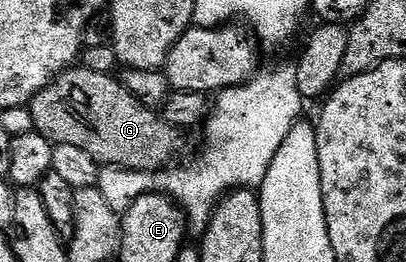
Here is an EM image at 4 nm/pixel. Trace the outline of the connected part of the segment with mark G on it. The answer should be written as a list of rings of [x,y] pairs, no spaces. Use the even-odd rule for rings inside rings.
[[[82,66],[71,67],[55,77],[35,99],[29,101],[27,107],[34,129],[43,134],[43,138],[54,145],[70,145],[85,150],[98,166],[126,168],[128,172],[159,172],[172,165],[176,161],[173,159],[185,148],[182,129],[172,128],[148,104],[131,94],[131,90],[127,90],[127,86],[113,74],[95,73]]]

